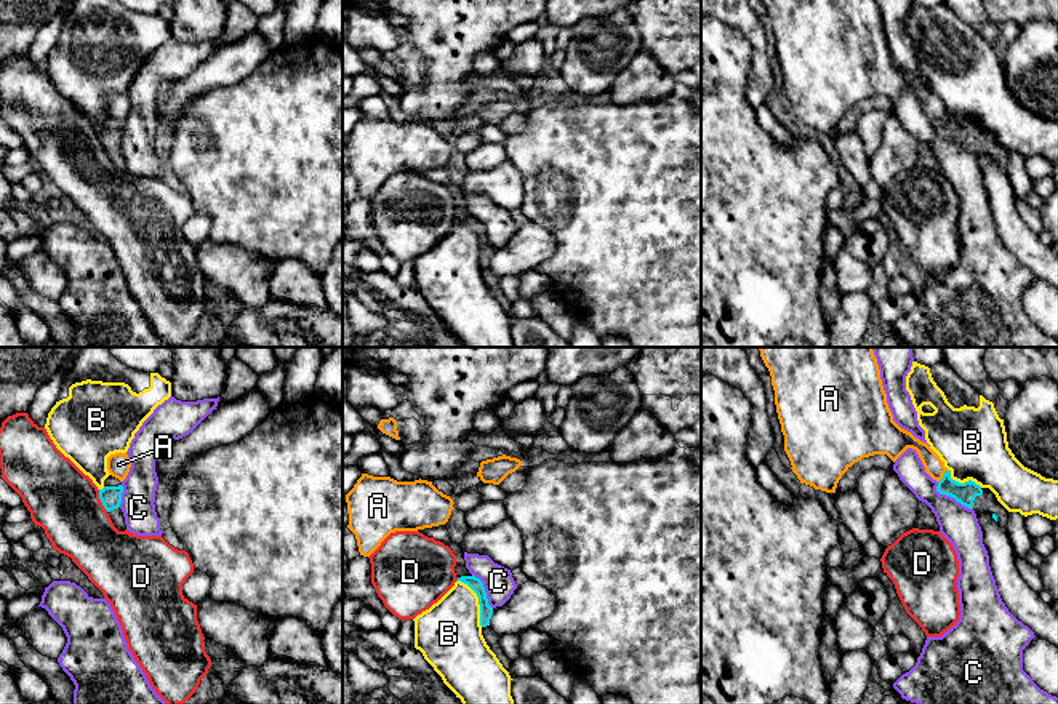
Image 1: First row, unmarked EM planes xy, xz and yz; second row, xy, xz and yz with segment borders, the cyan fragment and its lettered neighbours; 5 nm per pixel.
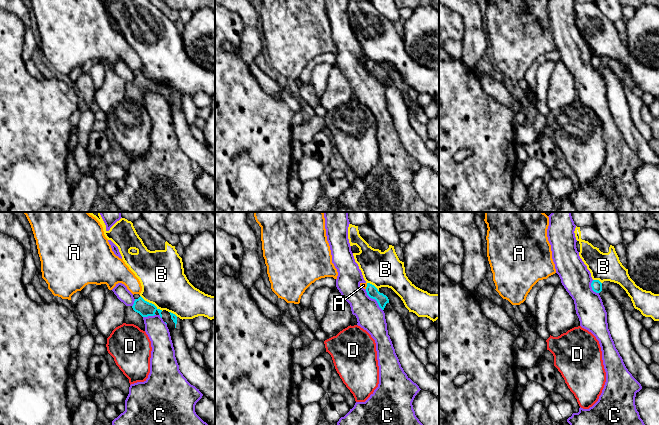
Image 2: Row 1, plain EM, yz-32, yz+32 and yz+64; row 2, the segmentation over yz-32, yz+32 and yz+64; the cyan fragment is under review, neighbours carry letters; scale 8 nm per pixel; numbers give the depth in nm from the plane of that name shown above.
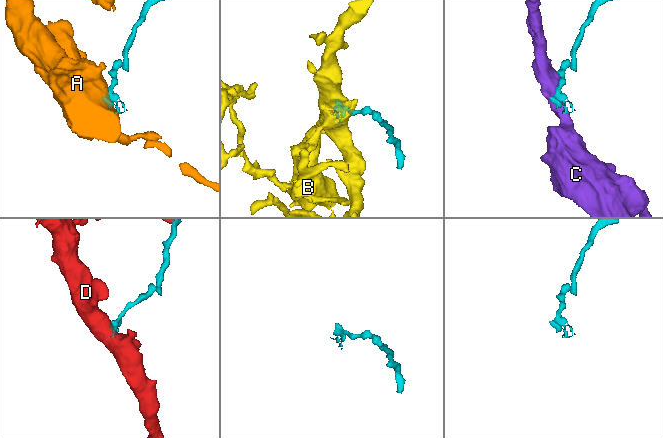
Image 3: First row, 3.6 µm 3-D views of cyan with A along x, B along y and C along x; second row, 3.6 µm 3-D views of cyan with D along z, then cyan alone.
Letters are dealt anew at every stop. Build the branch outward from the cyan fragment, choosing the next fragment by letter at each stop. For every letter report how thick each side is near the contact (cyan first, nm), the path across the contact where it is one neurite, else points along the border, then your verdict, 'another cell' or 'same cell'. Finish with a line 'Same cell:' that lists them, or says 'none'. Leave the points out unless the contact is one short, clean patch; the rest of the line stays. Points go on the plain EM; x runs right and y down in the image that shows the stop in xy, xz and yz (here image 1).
A: 110/100 nm | along yz (946, 111), (938, 124) | another cell
B: 70/320 nm | another cell
C: 110/190 nm | another cell
D: 110/340 nm | along xy (98, 132), (98, 140), (108, 152) | another cell
Same cell: none

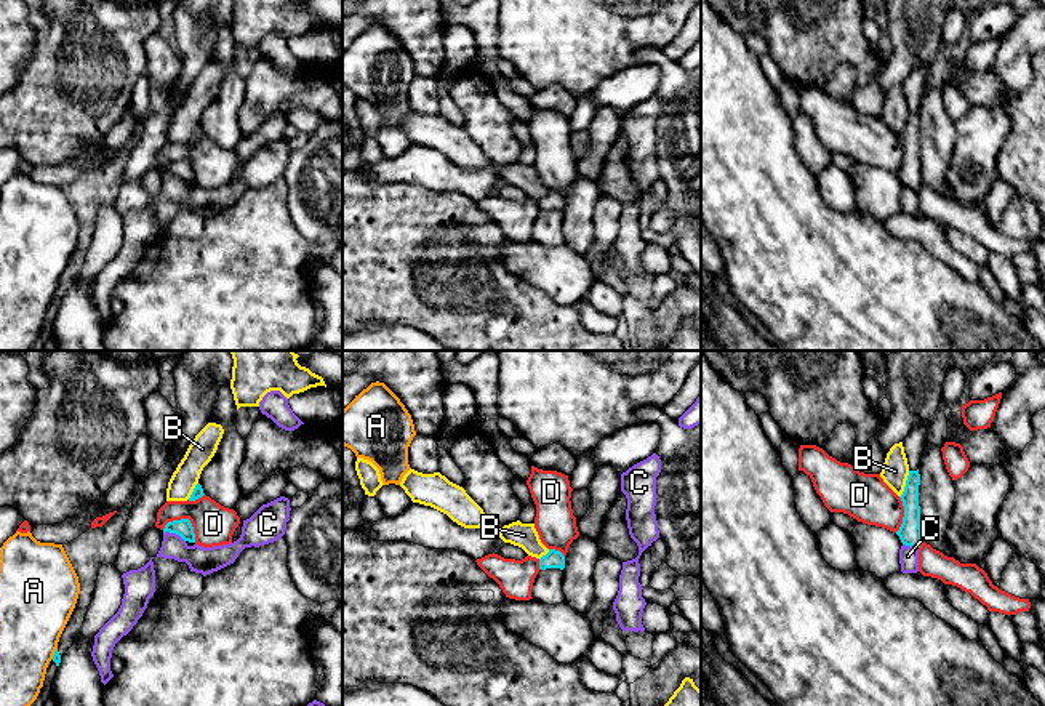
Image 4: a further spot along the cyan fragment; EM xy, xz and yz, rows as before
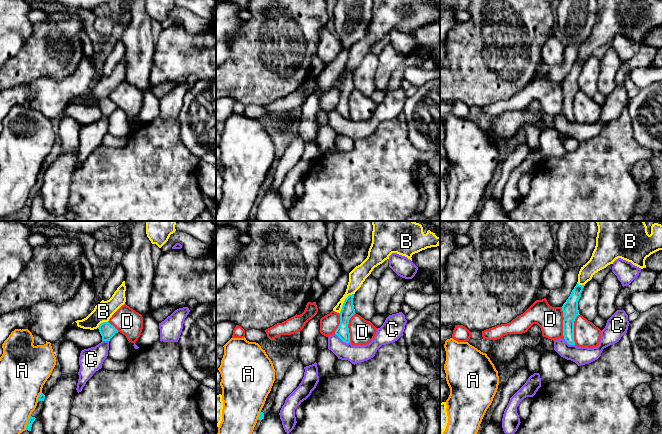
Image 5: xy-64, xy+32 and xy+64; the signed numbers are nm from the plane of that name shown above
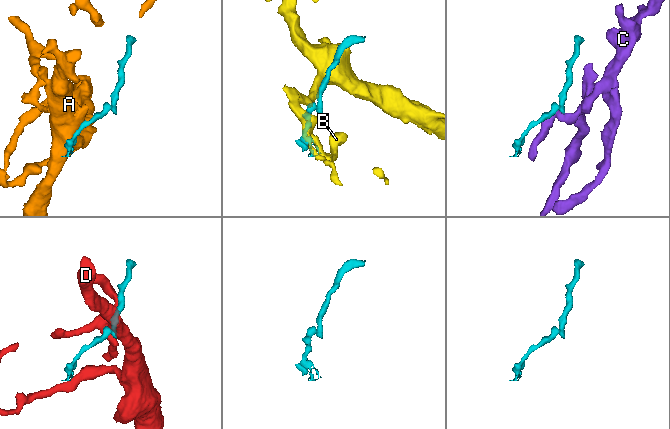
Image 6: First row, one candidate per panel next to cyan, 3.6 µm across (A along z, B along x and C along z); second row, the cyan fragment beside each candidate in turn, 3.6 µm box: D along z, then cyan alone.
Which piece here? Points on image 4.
A: 50/360 nm | another cell
B: 120/130 nm | another cell
C: 90/140 nm | along xy (164, 173), (173, 173), (184, 183) | another cell
D: 90/200 nm | along xy (162, 170), (168, 164), (188, 160), (196, 183) | another cell
Same cell: none

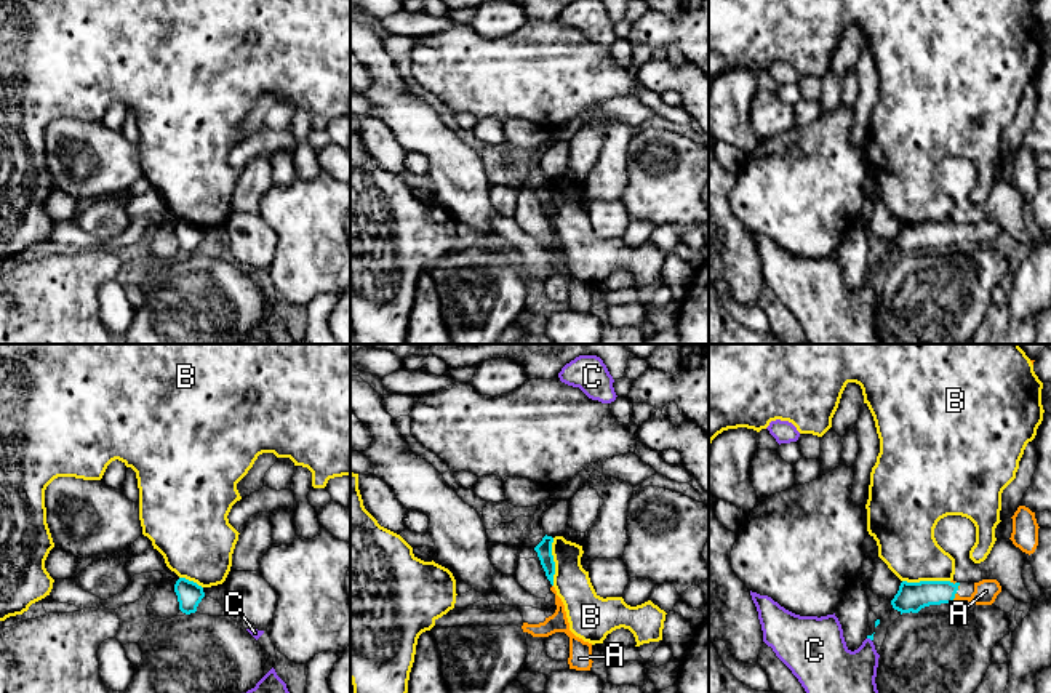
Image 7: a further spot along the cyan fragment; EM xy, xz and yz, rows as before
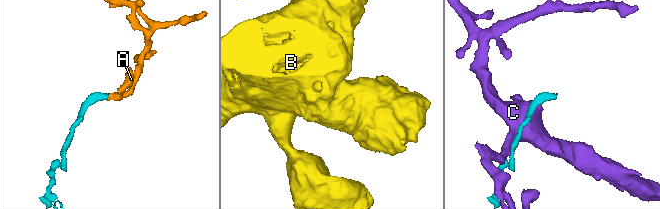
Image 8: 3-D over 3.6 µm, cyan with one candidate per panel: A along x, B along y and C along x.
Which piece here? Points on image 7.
A: 140/120 nm | across yz (912, 239), (954, 239), (973, 240), (986, 232) | same cell
B: 80/180 nm | along xz (552, 180), (554, 226) | another cell
C: 20/300 nm | another cell
Same cell: A

